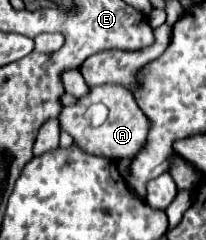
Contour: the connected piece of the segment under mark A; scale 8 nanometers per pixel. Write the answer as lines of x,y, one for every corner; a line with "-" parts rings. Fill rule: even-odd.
112,84
90,88
88,96
82,96
74,106
64,106
62,114
60,114
60,128
74,138
74,144
82,146
84,152
90,152
94,156
112,158
112,160
134,158
136,152
142,150
142,146
144,146
146,138
148,138
148,126
152,126
152,124
148,122
148,116
144,116
144,112
136,104
134,94
128,92
122,86
112,86
-
94,102
102,102
110,110
106,122
102,126
98,126
98,128
92,128
88,124
88,120
84,118
84,112

